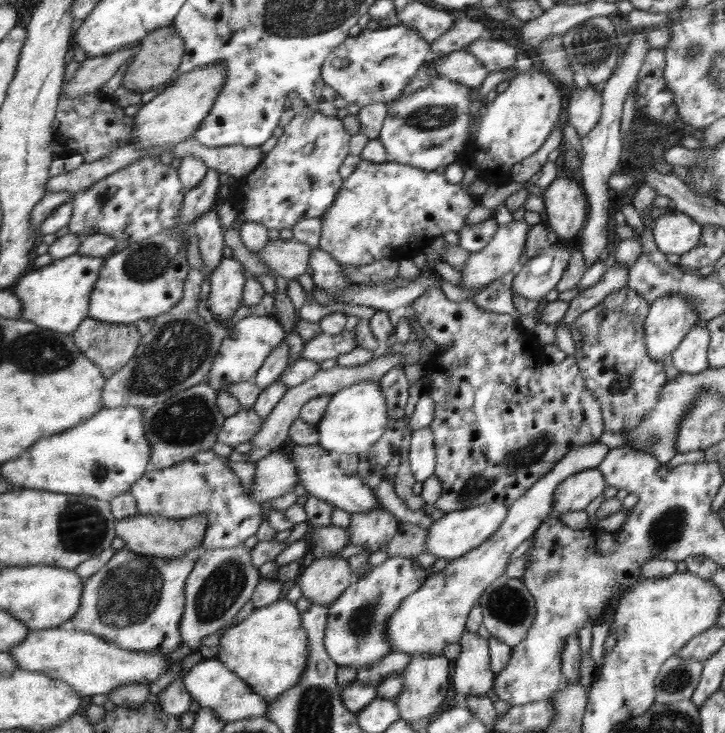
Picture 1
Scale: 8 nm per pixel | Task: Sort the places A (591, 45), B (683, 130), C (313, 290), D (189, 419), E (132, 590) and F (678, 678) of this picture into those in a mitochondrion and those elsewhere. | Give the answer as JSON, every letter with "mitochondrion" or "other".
{"A":"mitochondrion","B":"other","C":"other","D":"mitochondrion","E":"mitochondrion","F":"mitochondrion"}

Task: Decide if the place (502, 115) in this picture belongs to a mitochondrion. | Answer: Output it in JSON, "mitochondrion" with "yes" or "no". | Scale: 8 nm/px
{"mitochondrion":"no"}

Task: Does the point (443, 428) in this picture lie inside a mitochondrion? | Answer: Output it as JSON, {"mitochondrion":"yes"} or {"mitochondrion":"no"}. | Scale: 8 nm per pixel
{"mitochondrion":"no"}

